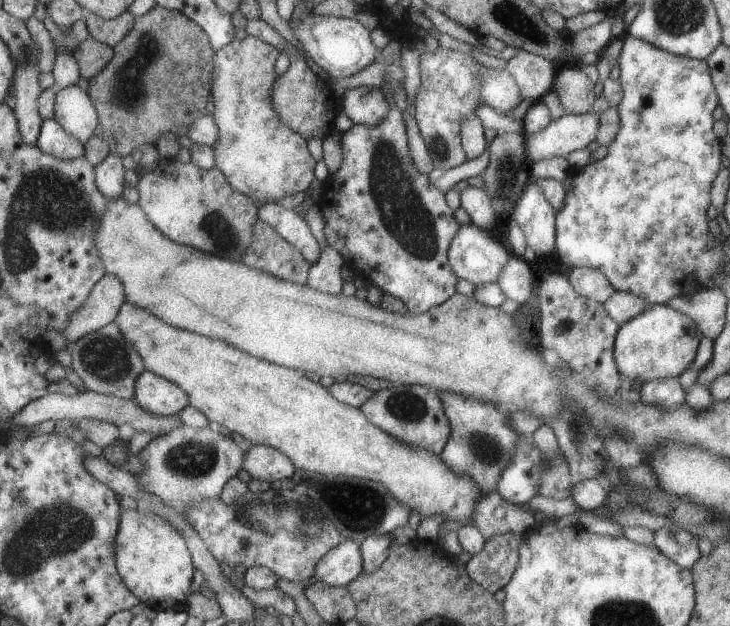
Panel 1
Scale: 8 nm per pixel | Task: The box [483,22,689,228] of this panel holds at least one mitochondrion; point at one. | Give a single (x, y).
(507, 176)

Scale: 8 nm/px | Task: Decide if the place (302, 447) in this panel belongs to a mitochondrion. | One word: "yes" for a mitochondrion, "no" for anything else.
no

